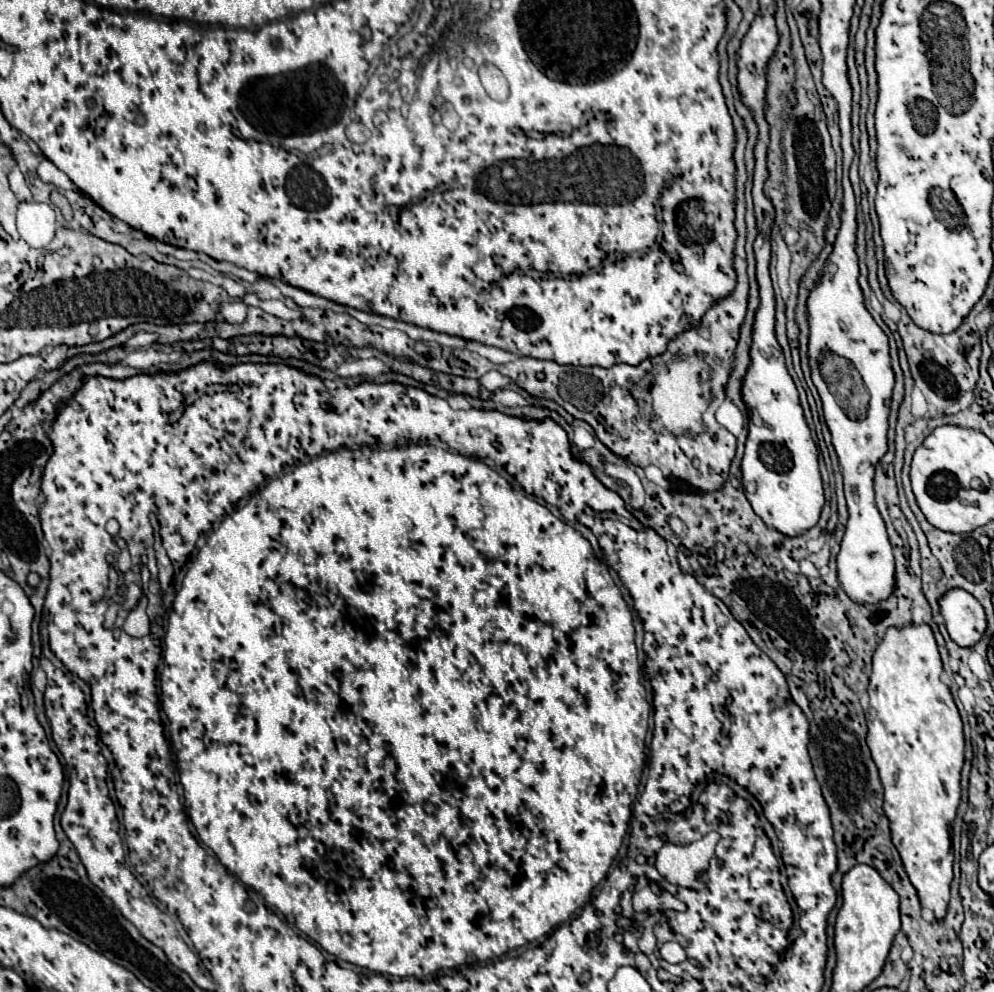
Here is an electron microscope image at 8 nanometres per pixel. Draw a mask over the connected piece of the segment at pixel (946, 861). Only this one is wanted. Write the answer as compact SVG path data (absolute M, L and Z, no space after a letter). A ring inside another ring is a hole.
M907 625L907 627L889 627L883 641L873 655L873 673L869 679L869 701L871 701L871 719L867 745L871 749L873 761L879 769L879 777L885 789L885 815L891 821L893 845L897 847L905 871L915 885L921 905L933 909L937 919L943 919L949 903L949 883L953 879L953 853L949 825L955 819L957 805L961 799L961 767L965 761L965 741L963 741L963 723L953 703L949 687L941 681L943 665L937 651L937 643L929 625Z

